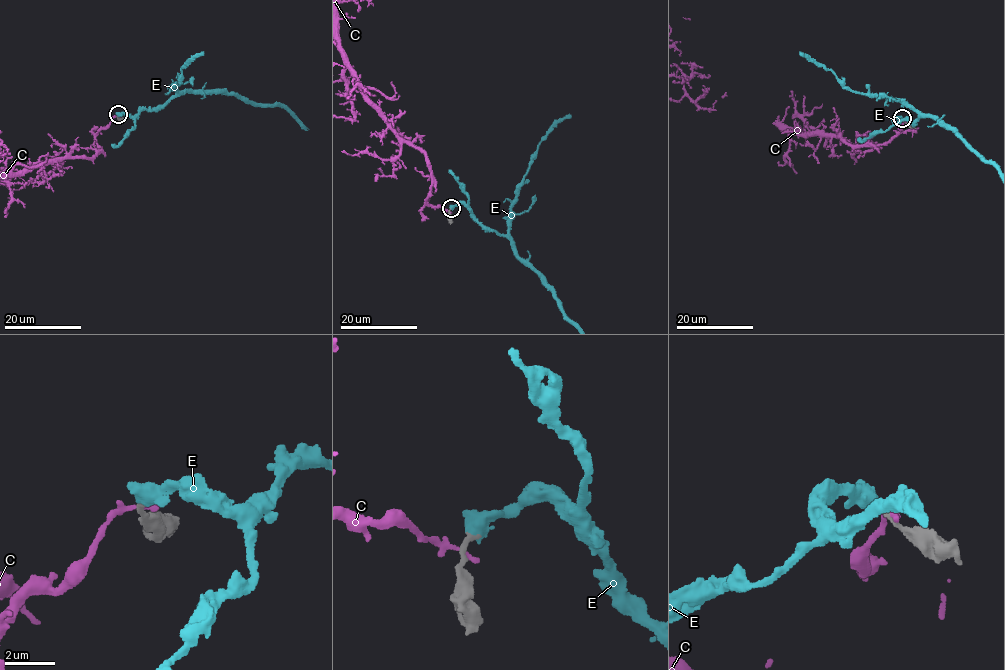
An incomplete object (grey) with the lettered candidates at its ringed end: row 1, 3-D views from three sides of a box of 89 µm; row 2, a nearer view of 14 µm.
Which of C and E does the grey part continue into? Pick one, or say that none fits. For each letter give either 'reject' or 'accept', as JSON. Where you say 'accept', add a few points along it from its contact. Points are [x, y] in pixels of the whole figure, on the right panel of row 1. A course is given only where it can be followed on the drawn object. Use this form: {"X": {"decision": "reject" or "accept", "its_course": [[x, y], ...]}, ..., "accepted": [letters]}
{"C": {"decision": "reject"}, "E": {"decision": "accept"}, "accepted": ["E"]}

